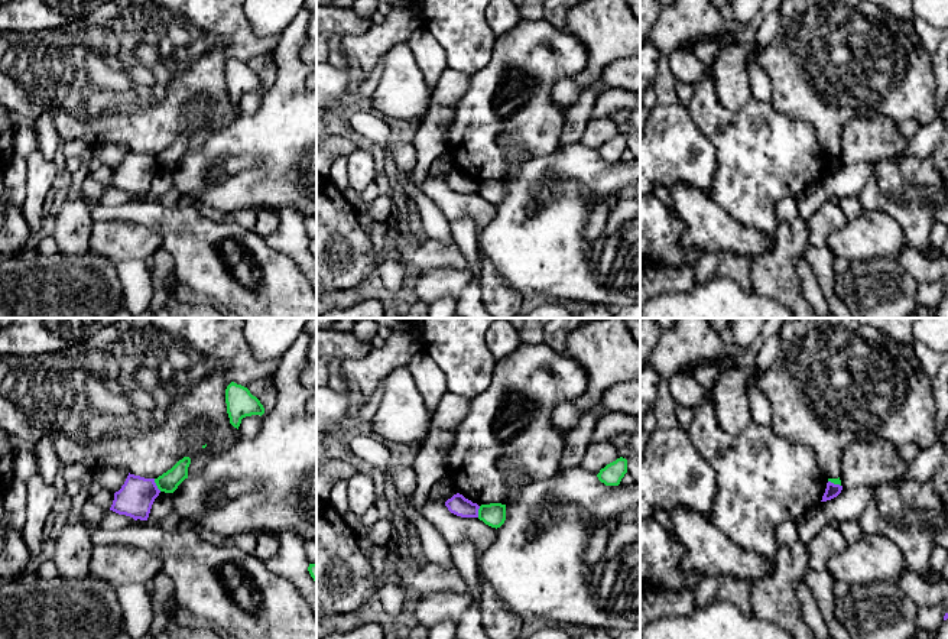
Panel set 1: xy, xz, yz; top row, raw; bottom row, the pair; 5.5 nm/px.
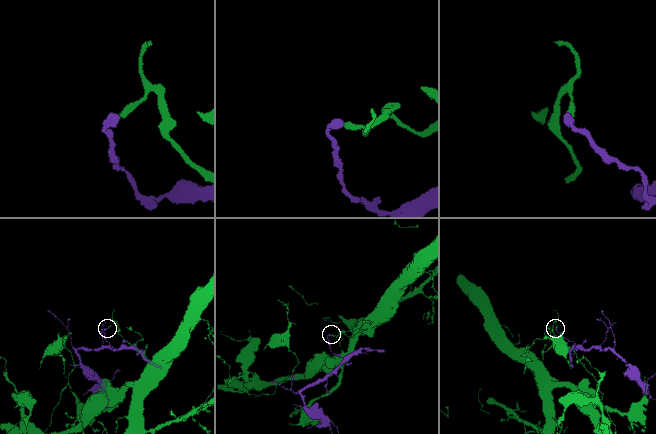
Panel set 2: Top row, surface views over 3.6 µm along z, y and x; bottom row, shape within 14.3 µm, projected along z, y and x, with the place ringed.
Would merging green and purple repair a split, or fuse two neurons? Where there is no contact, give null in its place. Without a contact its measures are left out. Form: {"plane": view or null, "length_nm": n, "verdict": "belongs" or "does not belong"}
{"plane": "xy", "length_nm": 80, "verdict": "does not belong"}

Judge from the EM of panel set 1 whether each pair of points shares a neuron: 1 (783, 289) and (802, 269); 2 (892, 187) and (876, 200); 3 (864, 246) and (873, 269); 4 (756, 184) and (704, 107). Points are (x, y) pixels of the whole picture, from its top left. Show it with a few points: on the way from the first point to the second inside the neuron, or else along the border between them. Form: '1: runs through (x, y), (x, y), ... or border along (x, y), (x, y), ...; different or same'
1: border along (801, 255), (796, 276), (799, 291), (809, 302); different
2: border along (873, 179), (890, 200), (902, 204), (916, 203); different
3: border along (882, 255), (873, 259), (851, 262); different
4: runs through (755, 165), (755, 159), (721, 126); same

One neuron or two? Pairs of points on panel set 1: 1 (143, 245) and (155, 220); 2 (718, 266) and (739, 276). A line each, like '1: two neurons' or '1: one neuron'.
1: two neurons
2: one neuron

